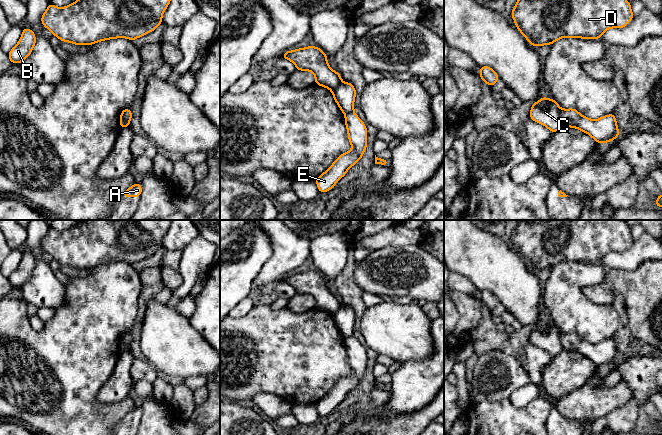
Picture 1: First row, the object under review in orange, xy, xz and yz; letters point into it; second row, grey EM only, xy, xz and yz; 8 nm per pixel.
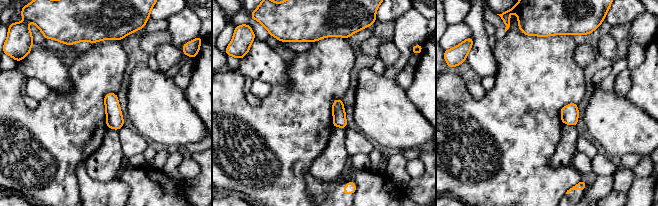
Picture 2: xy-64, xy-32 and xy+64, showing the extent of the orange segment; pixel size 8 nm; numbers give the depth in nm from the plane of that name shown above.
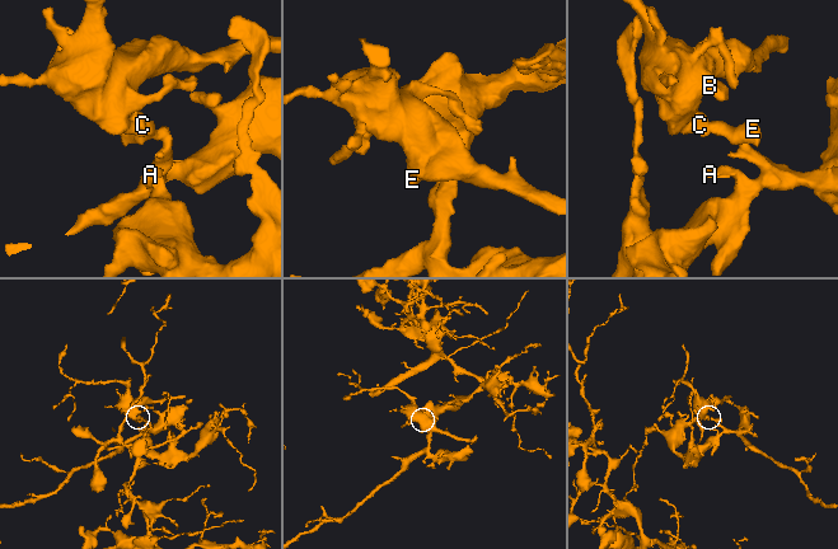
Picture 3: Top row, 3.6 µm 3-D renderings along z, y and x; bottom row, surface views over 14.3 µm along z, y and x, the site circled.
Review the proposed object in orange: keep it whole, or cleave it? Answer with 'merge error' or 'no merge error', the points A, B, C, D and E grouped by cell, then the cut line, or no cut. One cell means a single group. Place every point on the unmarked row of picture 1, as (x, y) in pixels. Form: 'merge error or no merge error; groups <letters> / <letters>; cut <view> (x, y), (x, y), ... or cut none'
merge error; groups A E / B C D; cut yz (560, 333), (560, 345), (562, 348)

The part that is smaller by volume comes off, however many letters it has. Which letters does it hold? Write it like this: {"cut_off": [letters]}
{"cut_off": ["B", "C", "D"]}

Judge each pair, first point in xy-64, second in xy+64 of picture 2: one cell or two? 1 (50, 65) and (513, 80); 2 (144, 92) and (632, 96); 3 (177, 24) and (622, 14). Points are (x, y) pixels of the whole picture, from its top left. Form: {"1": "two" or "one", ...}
{"1": "two", "2": "two", "3": "two"}

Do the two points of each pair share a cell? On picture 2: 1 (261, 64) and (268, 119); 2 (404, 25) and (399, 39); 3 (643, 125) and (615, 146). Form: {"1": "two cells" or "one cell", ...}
{"1": "two cells", "2": "one cell", "3": "one cell"}

